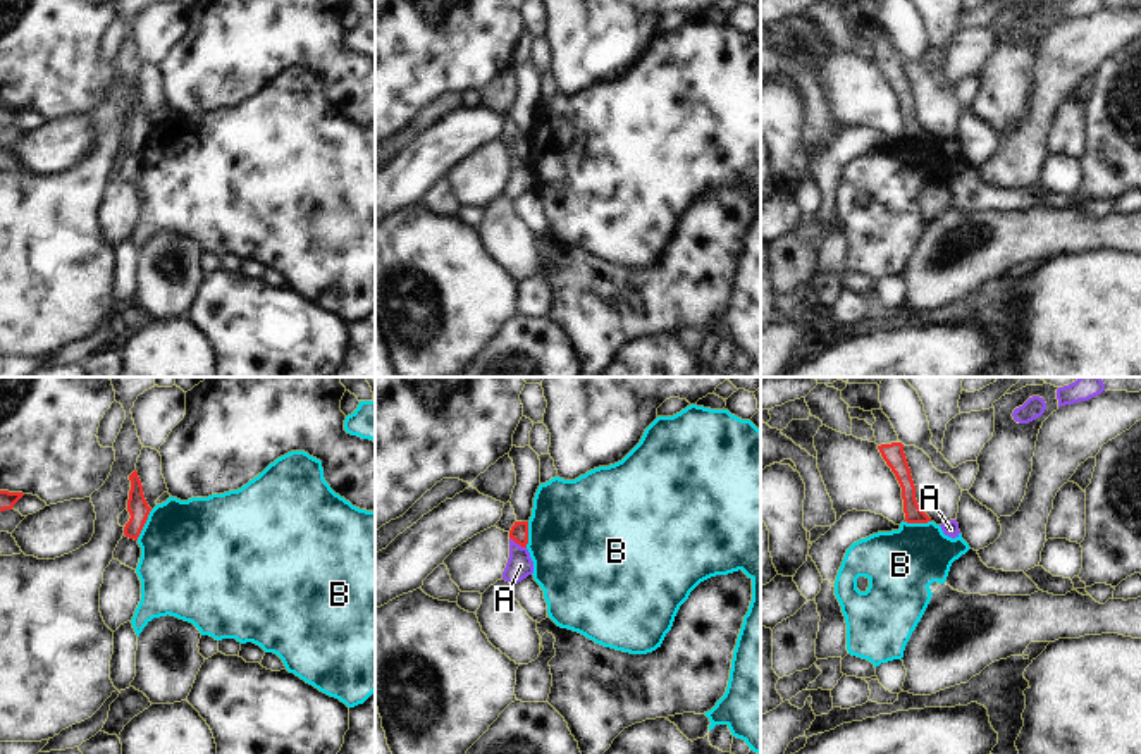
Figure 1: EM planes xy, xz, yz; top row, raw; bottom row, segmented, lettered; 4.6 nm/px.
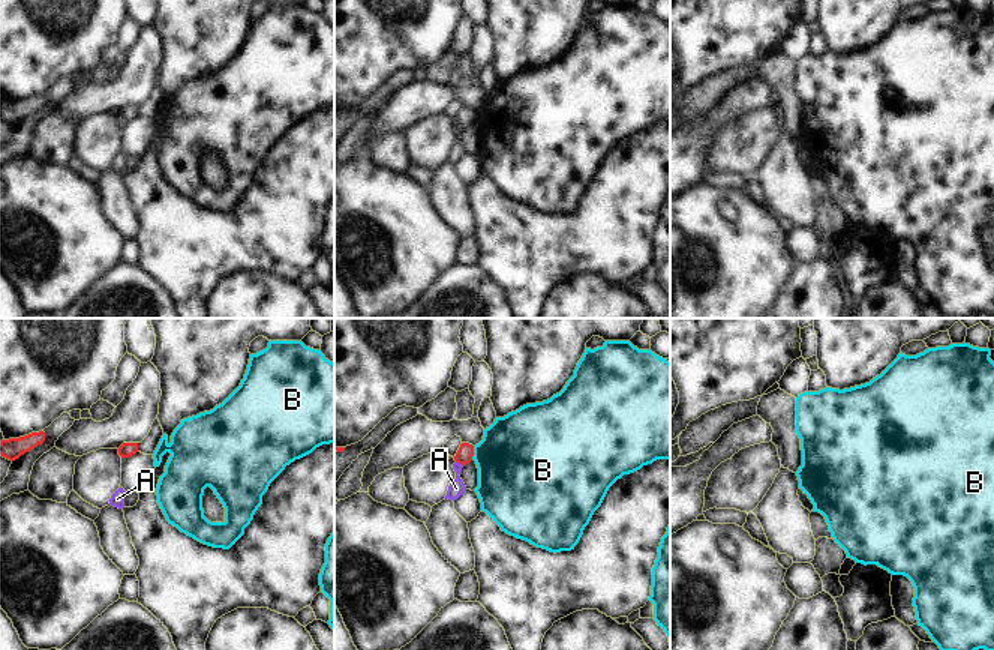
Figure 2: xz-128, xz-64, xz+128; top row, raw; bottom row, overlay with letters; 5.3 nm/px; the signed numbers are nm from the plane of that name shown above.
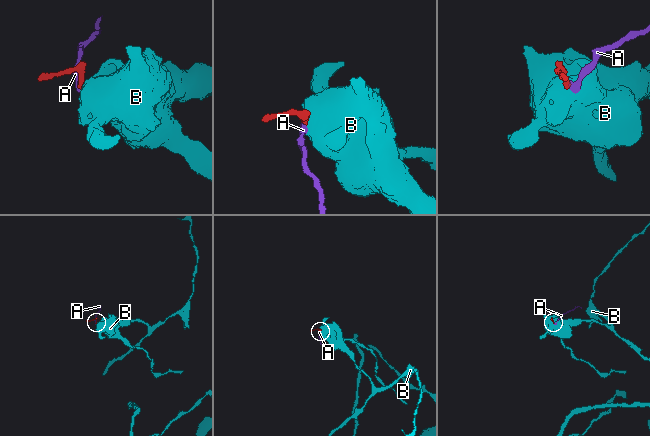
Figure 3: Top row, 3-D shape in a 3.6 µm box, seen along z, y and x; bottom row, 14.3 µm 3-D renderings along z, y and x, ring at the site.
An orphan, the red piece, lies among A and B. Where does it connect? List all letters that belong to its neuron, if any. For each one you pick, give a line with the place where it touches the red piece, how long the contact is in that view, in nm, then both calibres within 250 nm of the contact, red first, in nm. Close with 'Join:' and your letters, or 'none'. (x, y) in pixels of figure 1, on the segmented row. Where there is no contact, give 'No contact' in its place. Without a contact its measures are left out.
Join: none

